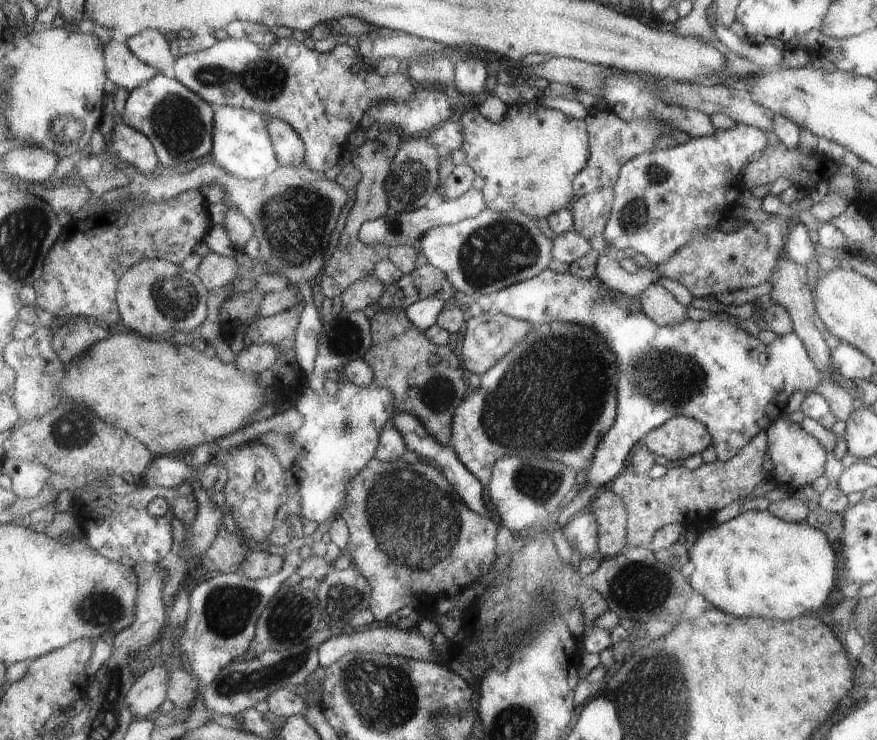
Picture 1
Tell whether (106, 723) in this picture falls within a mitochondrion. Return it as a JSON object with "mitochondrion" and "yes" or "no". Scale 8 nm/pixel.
{"mitochondrion":"yes"}

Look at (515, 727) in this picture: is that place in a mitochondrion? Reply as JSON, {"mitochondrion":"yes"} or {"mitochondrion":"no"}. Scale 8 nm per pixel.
{"mitochondrion":"yes"}

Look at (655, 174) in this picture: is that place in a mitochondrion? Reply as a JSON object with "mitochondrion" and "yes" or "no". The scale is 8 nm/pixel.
{"mitochondrion":"yes"}

